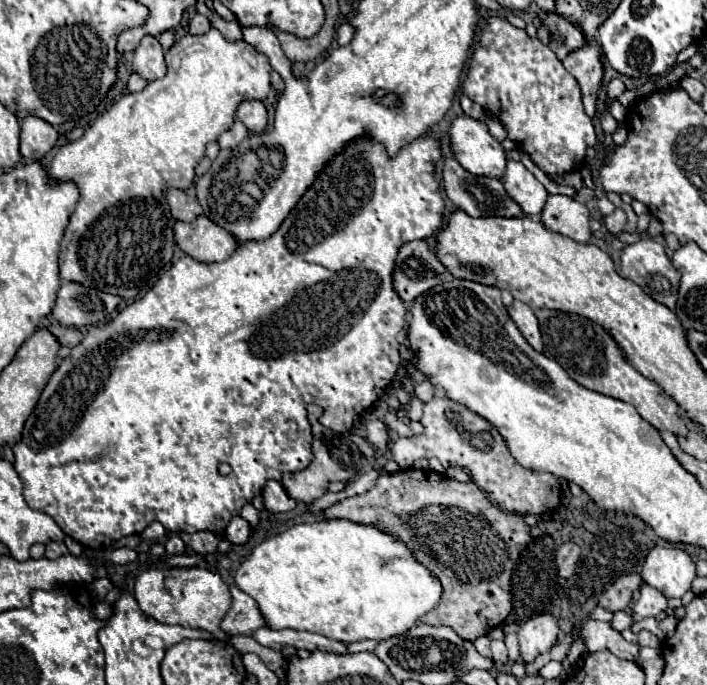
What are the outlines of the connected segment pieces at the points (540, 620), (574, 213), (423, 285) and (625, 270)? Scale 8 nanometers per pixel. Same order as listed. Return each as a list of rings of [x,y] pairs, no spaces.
[[[540,613],[520,625],[518,641],[520,653],[526,663],[532,663],[538,655],[546,653],[558,639],[558,619],[552,613]]]
[[[550,195],[542,209],[542,223],[550,231],[566,235],[578,243],[586,243],[590,239],[588,221],[588,209],[566,195]]]
[[[410,241],[400,247],[396,267],[392,271],[392,283],[398,297],[408,305],[420,293],[440,283],[444,267],[434,257],[426,241]]]
[[[646,237],[646,239],[640,239],[632,245],[626,245],[622,249],[622,255],[620,255],[620,275],[634,281],[636,285],[640,285],[654,301],[666,305],[668,309],[674,311],[676,307],[676,293],[678,293],[678,283],[680,283],[680,275],[676,273],[676,269],[672,267],[668,255],[664,253],[664,247],[654,241],[652,237]]]

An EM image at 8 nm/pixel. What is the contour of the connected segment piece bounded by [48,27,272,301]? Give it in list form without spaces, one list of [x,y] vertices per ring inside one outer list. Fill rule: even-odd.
[[[210,29],[206,35],[186,35],[182,37],[180,41],[176,41],[172,45],[172,49],[166,51],[166,63],[168,63],[168,73],[162,77],[162,79],[156,79],[156,81],[150,81],[146,85],[146,89],[142,89],[140,93],[130,93],[130,95],[124,95],[118,103],[114,103],[104,115],[100,115],[86,131],[84,135],[74,141],[74,143],[68,143],[64,147],[60,147],[60,151],[56,153],[56,157],[52,159],[52,163],[48,165],[48,181],[50,183],[64,183],[64,181],[72,181],[78,191],[80,191],[80,199],[76,203],[76,209],[70,217],[70,223],[64,231],[64,237],[62,237],[62,243],[60,243],[60,277],[64,281],[74,281],[74,283],[80,283],[84,287],[98,287],[100,291],[104,293],[112,293],[112,295],[118,295],[126,301],[130,299],[136,299],[138,293],[146,291],[152,283],[154,283],[154,271],[156,271],[156,279],[158,279],[158,273],[164,265],[170,263],[172,259],[172,253],[174,253],[174,233],[172,233],[172,225],[174,225],[174,219],[170,215],[170,209],[164,201],[164,189],[166,187],[176,187],[176,189],[188,189],[194,181],[194,167],[196,163],[204,157],[204,149],[206,149],[206,143],[210,141],[216,141],[218,135],[228,129],[228,125],[232,125],[234,121],[234,115],[236,115],[236,107],[240,101],[244,99],[266,99],[266,95],[270,93],[270,63],[266,61],[264,55],[256,53],[254,47],[250,47],[246,41],[238,41],[238,43],[230,43],[230,41],[224,41],[224,37],[220,37],[220,31],[218,29]],[[126,227],[128,227],[128,255],[126,255],[126,241],[124,241],[124,235],[126,235]]]

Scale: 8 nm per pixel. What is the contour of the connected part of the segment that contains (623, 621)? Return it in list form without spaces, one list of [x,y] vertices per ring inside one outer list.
[[[616,611],[614,613],[614,619],[610,621],[612,623],[612,627],[616,629],[616,631],[624,631],[624,629],[630,629],[632,627],[632,617],[626,613],[626,611]]]

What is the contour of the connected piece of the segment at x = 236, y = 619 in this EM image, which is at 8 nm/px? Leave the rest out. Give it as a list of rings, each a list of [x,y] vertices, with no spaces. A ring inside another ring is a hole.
[[[230,587],[230,593],[232,605],[224,615],[220,629],[226,631],[230,637],[236,635],[252,637],[252,633],[264,625],[264,619],[260,619],[260,611],[256,609],[256,601],[236,587]]]

